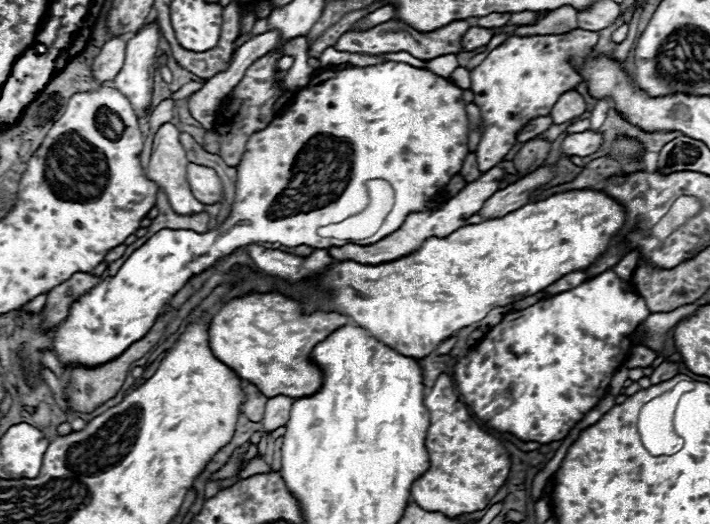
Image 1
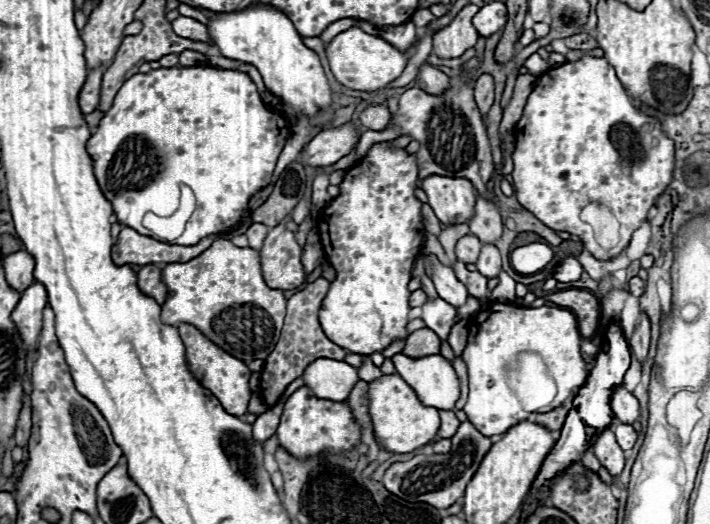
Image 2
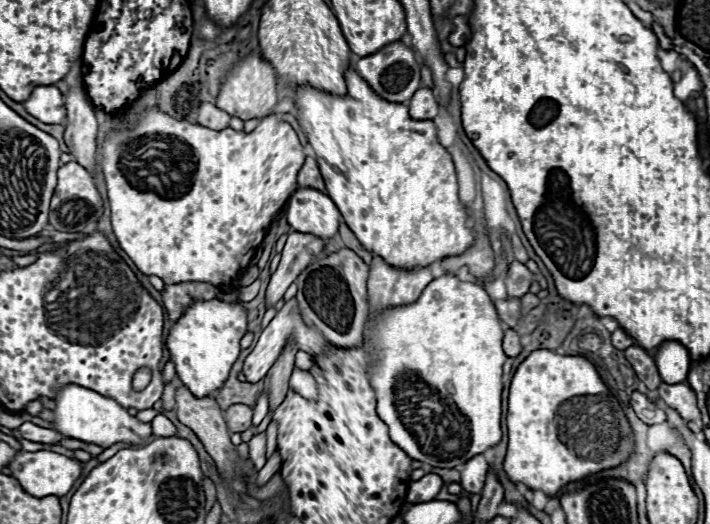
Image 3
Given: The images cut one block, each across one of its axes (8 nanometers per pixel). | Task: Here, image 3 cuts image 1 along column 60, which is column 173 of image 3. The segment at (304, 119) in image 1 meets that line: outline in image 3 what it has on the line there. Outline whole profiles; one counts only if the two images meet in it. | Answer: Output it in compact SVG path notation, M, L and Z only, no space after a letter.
M194 300L186 312L174 322L170 328L166 346L170 350L170 358L176 364L176 372L182 384L198 398L210 396L218 390L228 374L232 364L240 354L240 340L248 330L246 310L240 302L224 302L224 300Z

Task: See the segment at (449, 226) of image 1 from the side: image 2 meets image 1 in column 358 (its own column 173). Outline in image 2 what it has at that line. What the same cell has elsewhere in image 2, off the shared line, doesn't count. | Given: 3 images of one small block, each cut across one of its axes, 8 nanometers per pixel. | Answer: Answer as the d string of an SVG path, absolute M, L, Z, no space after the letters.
M244 216L238 224L234 224L234 226L232 226L232 228L228 228L226 232L218 232L218 234L206 236L206 238L202 238L196 246L172 246L172 244L166 244L166 242L158 242L158 240L154 240L154 238L142 236L142 234L138 234L134 228L124 226L124 228L122 228L122 232L120 232L120 236L118 236L118 242L116 242L116 244L114 244L114 248L112 248L112 260L114 260L116 264L138 264L138 266L144 266L144 264L190 262L190 260L194 260L196 256L200 256L206 248L210 248L210 246L212 246L212 242L216 242L216 240L220 240L220 238L230 240L230 238L234 238L234 236L244 234L244 232L248 230L248 226L250 226L250 224L252 224L252 218L250 218L250 216Z

